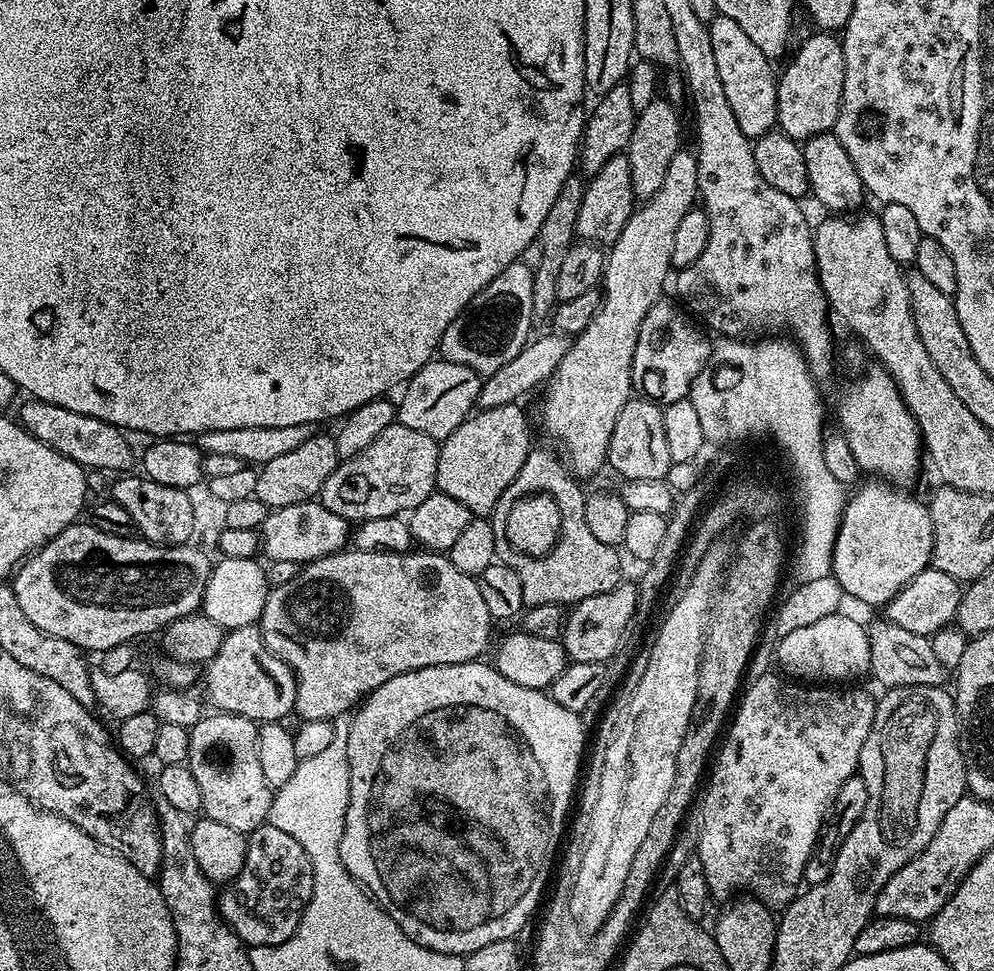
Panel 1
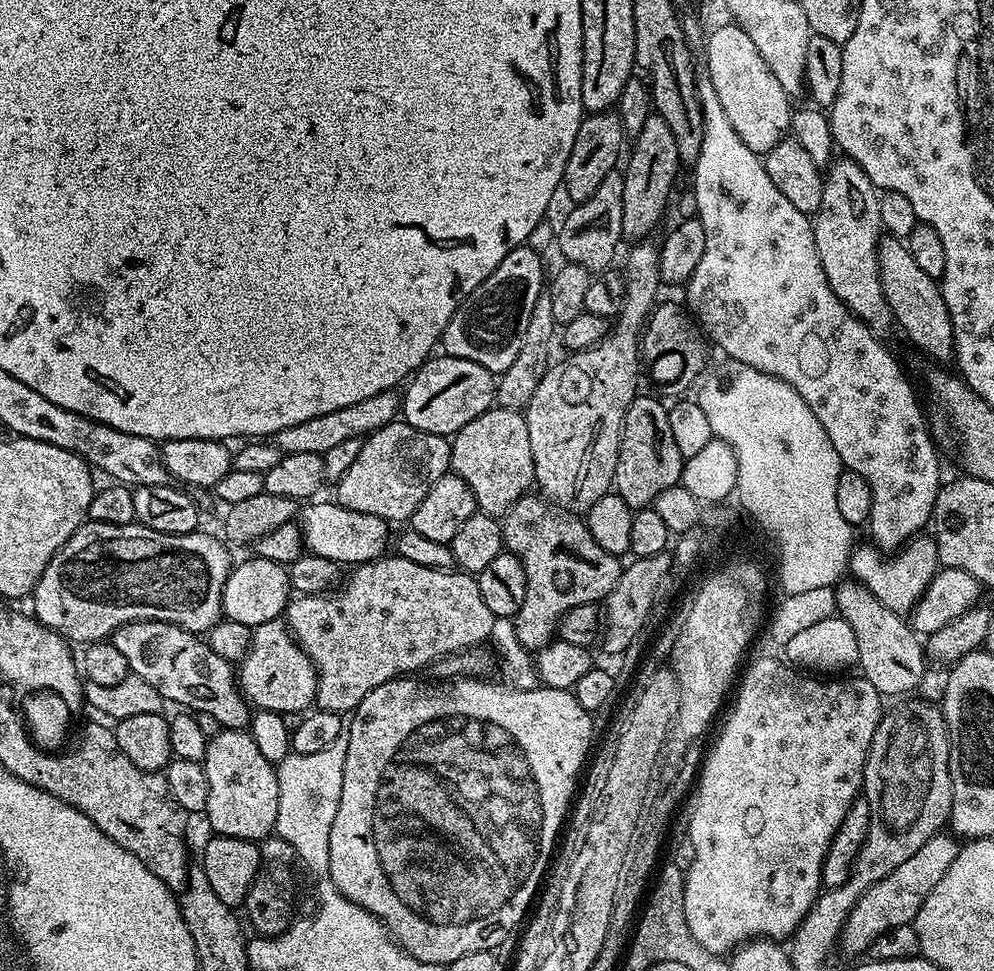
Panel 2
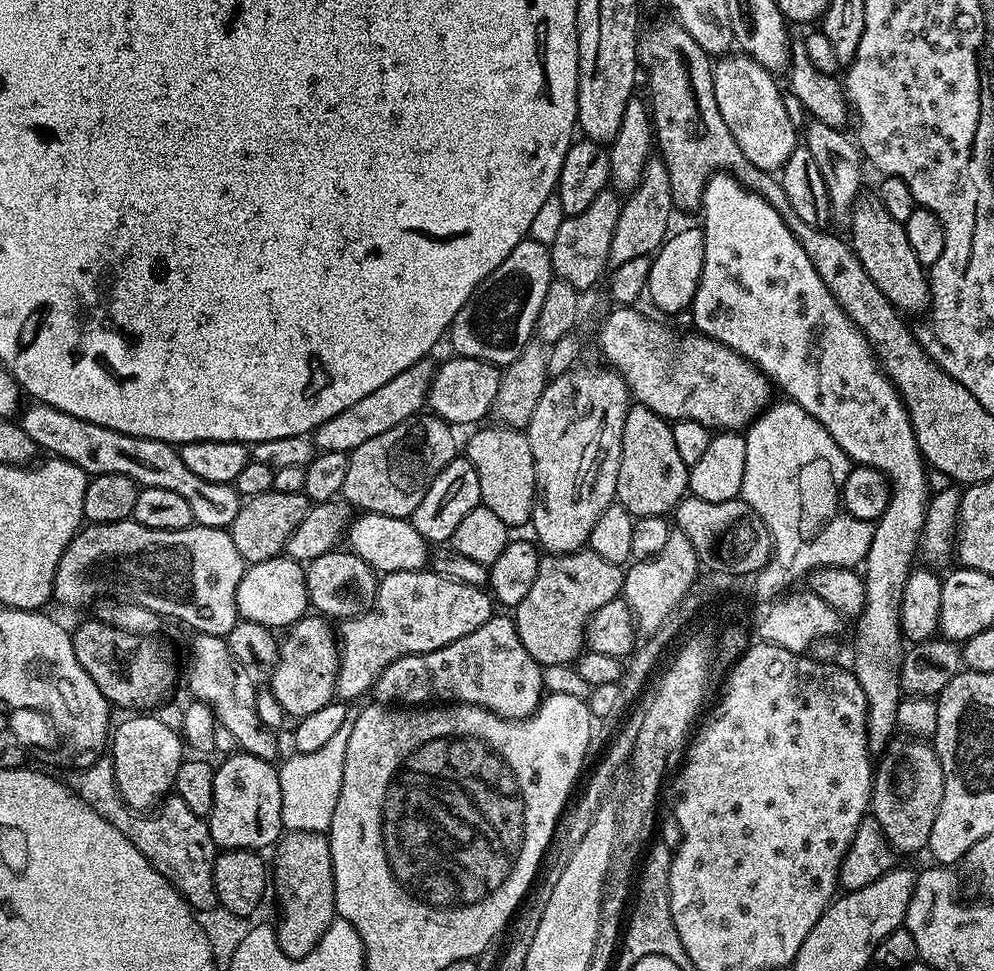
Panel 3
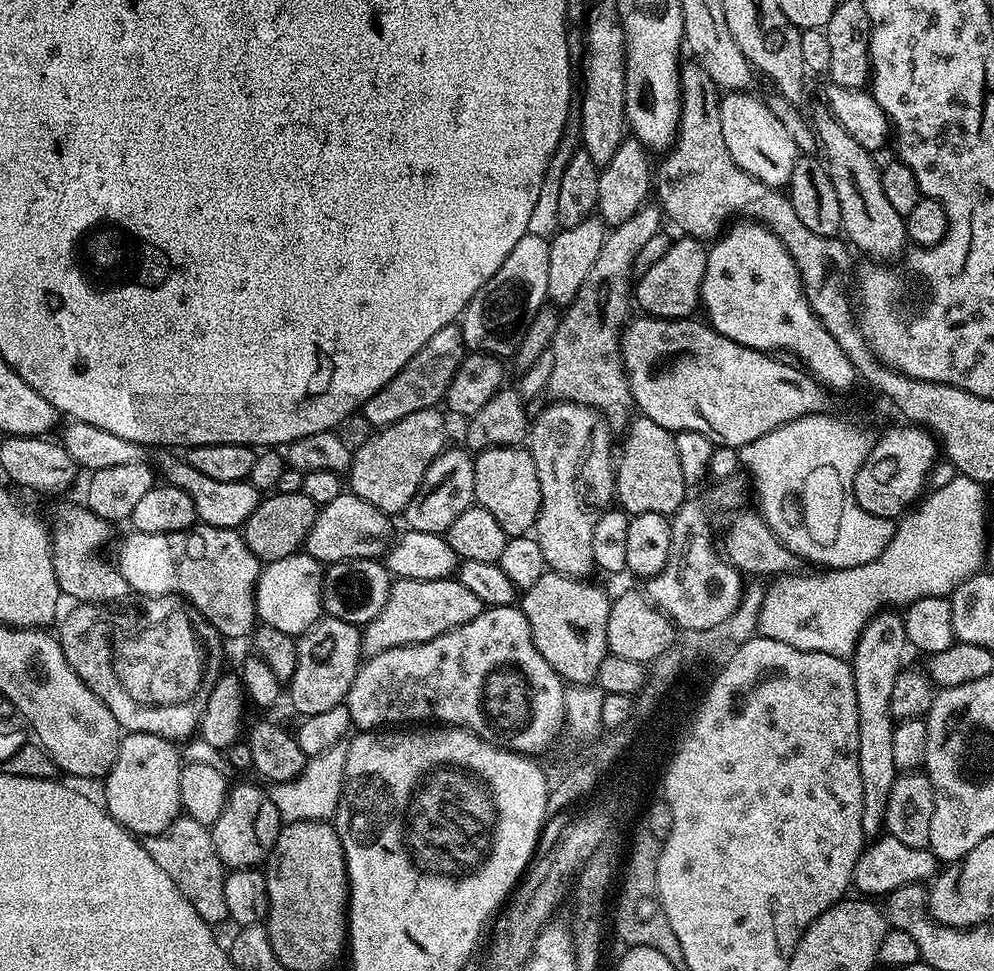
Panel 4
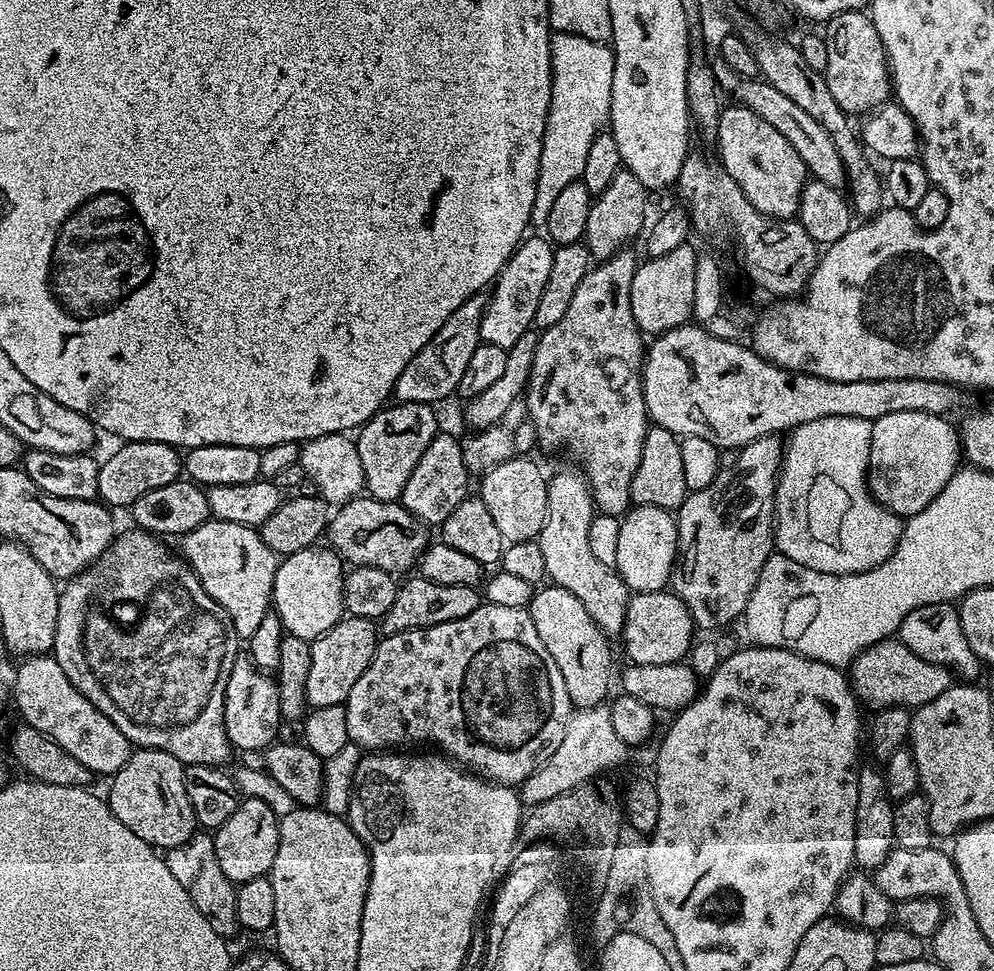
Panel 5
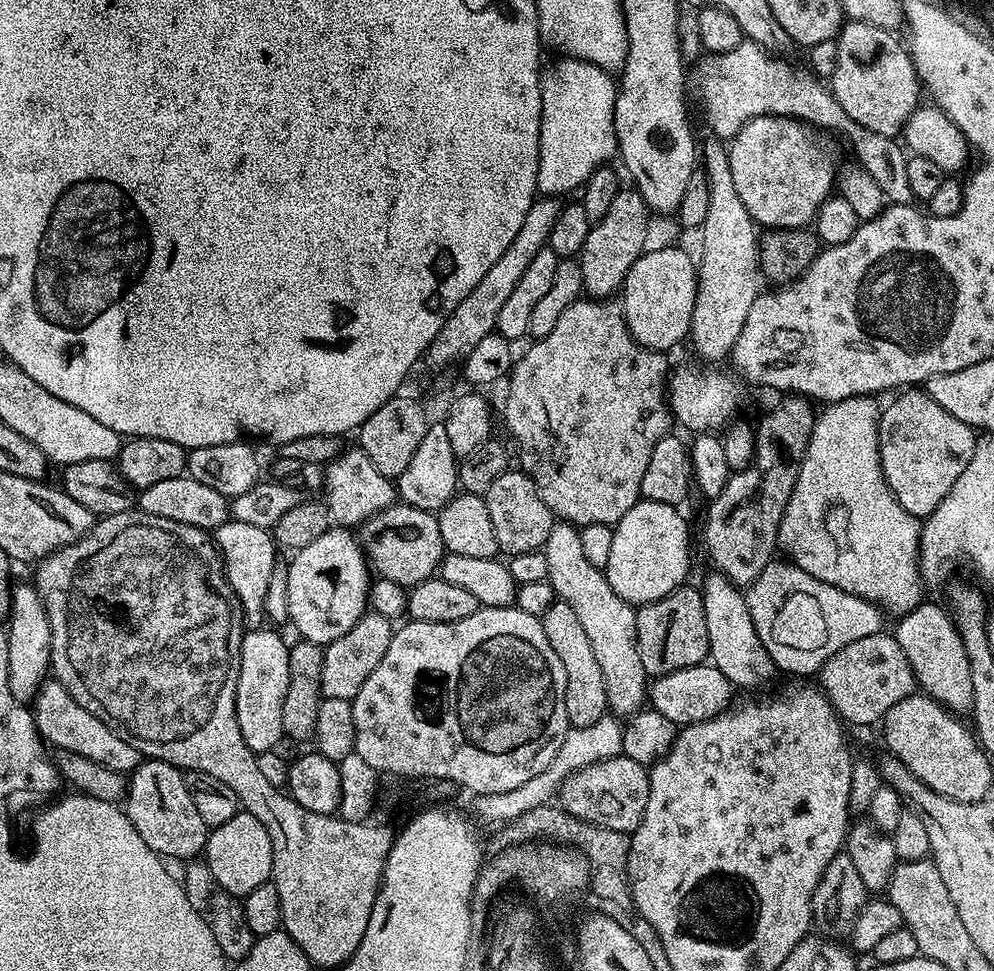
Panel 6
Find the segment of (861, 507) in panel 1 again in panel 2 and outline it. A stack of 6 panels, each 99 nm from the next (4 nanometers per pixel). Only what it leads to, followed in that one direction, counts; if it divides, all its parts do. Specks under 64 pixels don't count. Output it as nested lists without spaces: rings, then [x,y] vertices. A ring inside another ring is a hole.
[[[921,534],[912,537],[895,554],[885,555],[879,548],[868,542],[865,542],[861,548],[860,545],[853,547],[850,572],[856,580],[867,583],[868,588],[883,606],[904,618],[920,601],[940,567],[935,539],[931,535]]]

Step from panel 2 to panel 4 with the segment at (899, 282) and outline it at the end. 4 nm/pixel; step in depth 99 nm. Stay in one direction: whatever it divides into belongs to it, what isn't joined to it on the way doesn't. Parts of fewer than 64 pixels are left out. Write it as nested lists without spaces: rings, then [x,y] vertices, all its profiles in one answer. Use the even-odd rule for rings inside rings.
[[[817,104],[816,109],[811,109],[813,112],[810,122],[822,152],[824,148],[825,154],[828,155],[826,167],[834,182],[834,194],[838,194],[838,210],[842,210],[840,226],[847,243],[857,253],[865,252],[866,255],[872,256],[868,258],[876,262],[891,261],[888,260],[891,256],[899,257],[905,251],[904,244],[906,245],[904,217],[898,214],[898,210],[894,210],[894,206],[890,206],[885,192],[882,191],[881,165],[876,164],[877,157],[858,146],[858,141],[846,134],[846,126],[842,126],[842,122],[834,118],[827,104]]]

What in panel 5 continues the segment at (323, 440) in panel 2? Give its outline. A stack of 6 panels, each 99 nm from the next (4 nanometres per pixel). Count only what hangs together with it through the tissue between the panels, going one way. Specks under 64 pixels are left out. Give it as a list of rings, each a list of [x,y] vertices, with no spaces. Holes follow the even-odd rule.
[[[477,294],[462,302],[462,306],[458,306],[458,310],[454,310],[450,318],[446,318],[442,330],[438,330],[438,334],[434,334],[434,338],[430,338],[430,342],[426,342],[426,346],[422,346],[422,350],[418,350],[414,358],[410,358],[406,370],[398,374],[394,396],[399,403],[418,402],[436,406],[439,405],[439,400],[444,400],[456,392],[458,382],[462,382],[462,373],[466,371],[474,350],[482,343],[480,327],[487,304],[488,296],[484,294]]]

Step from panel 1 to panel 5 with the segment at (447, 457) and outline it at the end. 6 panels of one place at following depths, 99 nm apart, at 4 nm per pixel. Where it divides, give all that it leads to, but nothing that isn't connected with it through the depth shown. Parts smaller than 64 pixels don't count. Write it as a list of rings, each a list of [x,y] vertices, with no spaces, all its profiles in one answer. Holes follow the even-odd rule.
[[[513,458],[502,462],[502,466],[494,466],[484,476],[479,477],[480,492],[478,498],[490,510],[490,518],[494,518],[502,538],[508,544],[517,544],[527,540],[536,540],[542,526],[546,522],[546,506],[548,505],[548,480],[546,472],[532,460]]]

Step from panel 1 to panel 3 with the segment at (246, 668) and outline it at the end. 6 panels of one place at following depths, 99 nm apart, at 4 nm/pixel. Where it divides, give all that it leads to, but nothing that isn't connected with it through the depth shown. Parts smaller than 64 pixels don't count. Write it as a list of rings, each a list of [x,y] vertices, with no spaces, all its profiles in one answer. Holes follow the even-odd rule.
[[[306,614],[287,629],[286,635],[280,640],[280,657],[275,662],[272,672],[270,690],[274,698],[282,706],[282,710],[289,717],[299,718],[306,714],[314,714],[314,710],[322,710],[322,706],[333,703],[336,696],[336,679],[340,669],[340,645],[337,633],[324,616],[319,614]]]

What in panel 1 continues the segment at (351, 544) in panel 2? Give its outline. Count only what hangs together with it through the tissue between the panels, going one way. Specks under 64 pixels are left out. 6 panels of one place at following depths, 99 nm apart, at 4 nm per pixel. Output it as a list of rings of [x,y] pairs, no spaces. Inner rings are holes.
[[[316,500],[271,509],[258,531],[262,541],[263,555],[268,555],[269,561],[281,559],[294,562],[299,566],[323,556],[329,556],[332,552],[341,551],[350,540],[349,521],[326,510],[326,506]]]

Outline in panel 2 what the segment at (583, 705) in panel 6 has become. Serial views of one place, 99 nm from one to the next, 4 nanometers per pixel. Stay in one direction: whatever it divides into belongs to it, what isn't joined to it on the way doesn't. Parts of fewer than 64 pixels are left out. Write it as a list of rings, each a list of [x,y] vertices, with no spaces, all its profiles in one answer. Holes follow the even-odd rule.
[[[539,495],[523,496],[502,517],[504,547],[522,562],[526,570],[526,598],[514,617],[520,647],[539,650],[551,644],[558,621],[574,606],[596,604],[614,590],[622,571],[621,561],[594,542],[587,523],[579,515],[554,510]]]

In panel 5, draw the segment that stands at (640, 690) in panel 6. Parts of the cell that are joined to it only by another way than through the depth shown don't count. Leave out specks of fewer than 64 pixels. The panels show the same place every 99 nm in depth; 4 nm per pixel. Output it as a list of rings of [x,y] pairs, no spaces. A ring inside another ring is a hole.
[[[575,471],[556,472],[553,476],[551,473],[548,480],[546,522],[538,537],[542,558],[546,562],[546,577],[555,587],[570,590],[570,594],[586,606],[590,618],[594,618],[605,636],[619,637],[624,631],[630,590],[615,568],[598,562],[590,550],[588,531],[594,515],[594,497],[583,471]]]

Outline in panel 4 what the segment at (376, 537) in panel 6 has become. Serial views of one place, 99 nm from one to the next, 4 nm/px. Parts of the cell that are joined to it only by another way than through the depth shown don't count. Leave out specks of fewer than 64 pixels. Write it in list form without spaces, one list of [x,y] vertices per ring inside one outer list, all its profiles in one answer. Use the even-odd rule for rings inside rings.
[[[345,490],[338,498],[334,498],[334,502],[326,502],[317,511],[314,526],[310,526],[310,534],[304,540],[303,551],[324,566],[341,563],[344,560],[370,560],[383,557],[386,545],[394,536],[392,524],[388,520],[391,520],[389,513],[370,506],[370,502]]]

